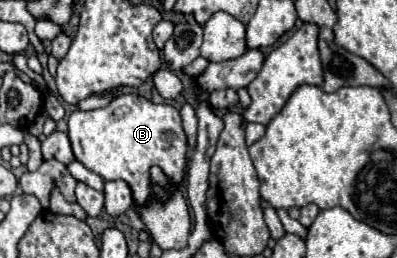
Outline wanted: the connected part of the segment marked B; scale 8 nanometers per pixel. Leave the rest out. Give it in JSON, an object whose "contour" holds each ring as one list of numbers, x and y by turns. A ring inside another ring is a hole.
{"contour":[[123,94,119,98,113,98,105,108,99,108,99,110,89,110,89,112,75,110,70,115,67,124,67,136,71,140,75,158,83,166,87,166,91,172,99,174,103,180,127,182,133,192,135,202,149,202,149,198,157,202,167,202,171,196,171,190,177,188,185,178,187,152,189,152,187,134,183,132,179,110,169,104,153,104,151,100,145,100,137,94],[151,166,159,166,165,172,165,176,169,178,169,188,155,188,155,184,151,184,151,176,149,176]]}

